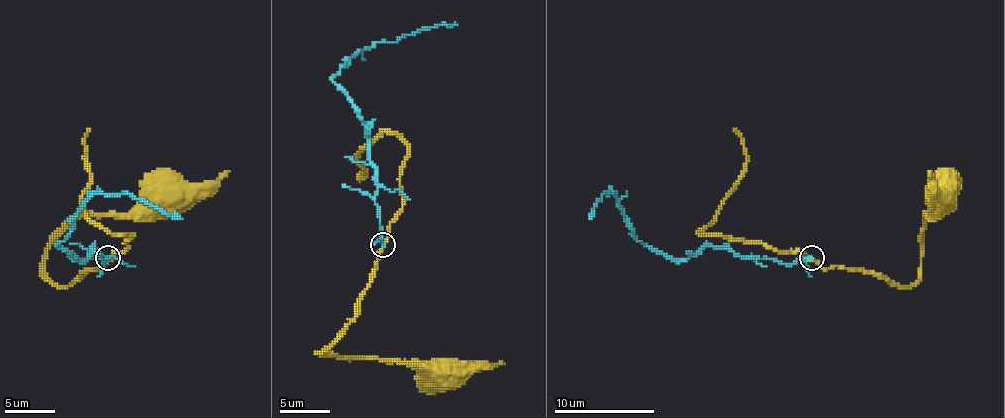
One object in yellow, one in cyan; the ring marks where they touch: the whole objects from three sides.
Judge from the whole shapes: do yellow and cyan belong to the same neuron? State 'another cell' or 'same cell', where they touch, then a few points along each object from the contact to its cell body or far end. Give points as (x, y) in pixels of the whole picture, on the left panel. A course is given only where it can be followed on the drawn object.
another cell; at (108, 258); yellow runs (107, 258), (102, 268), (67, 286), (57, 286), (45, 271), (45, 251), (80, 216), (135, 213), (170, 194); cyan runs (107, 258), (105, 263), (95, 248), (77, 258), (57, 246), (95, 194), (130, 194), (182, 218)

